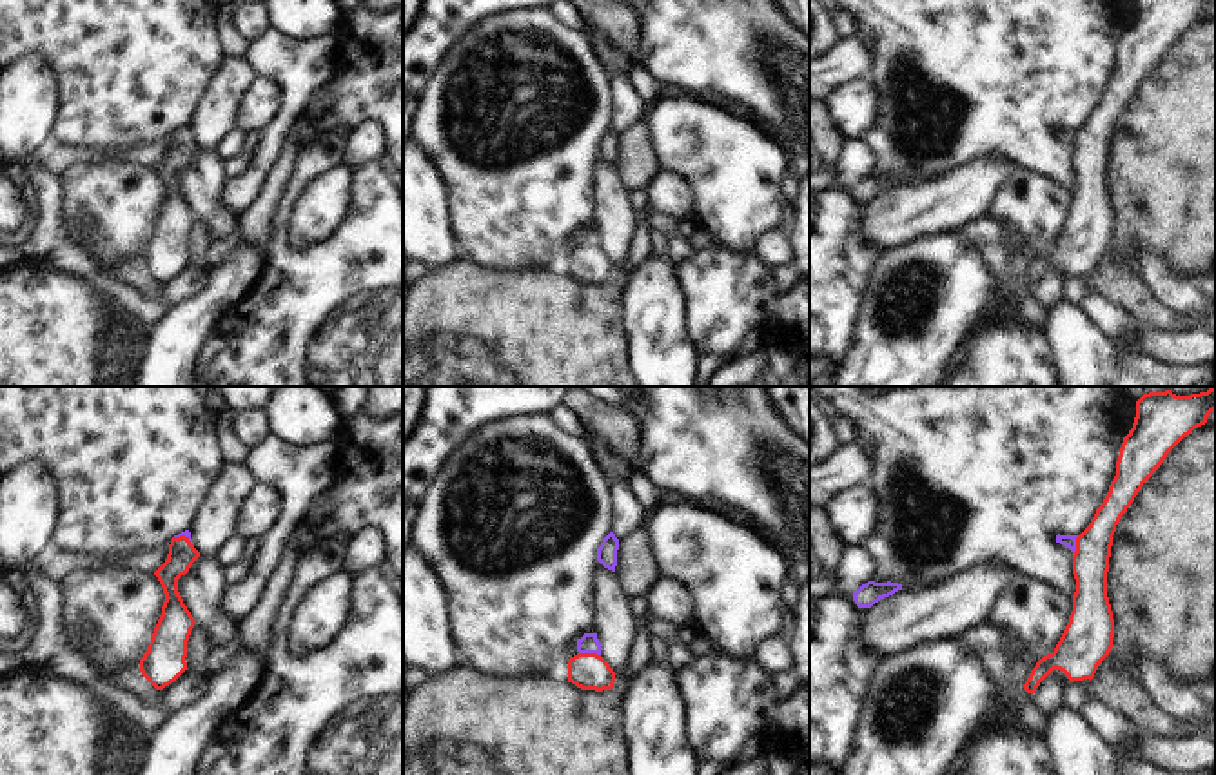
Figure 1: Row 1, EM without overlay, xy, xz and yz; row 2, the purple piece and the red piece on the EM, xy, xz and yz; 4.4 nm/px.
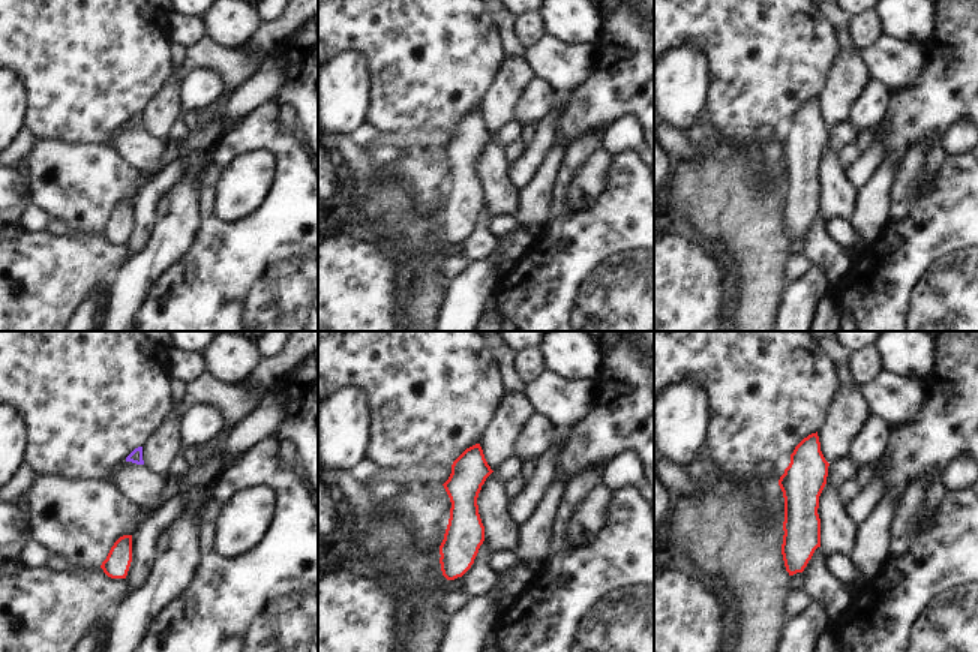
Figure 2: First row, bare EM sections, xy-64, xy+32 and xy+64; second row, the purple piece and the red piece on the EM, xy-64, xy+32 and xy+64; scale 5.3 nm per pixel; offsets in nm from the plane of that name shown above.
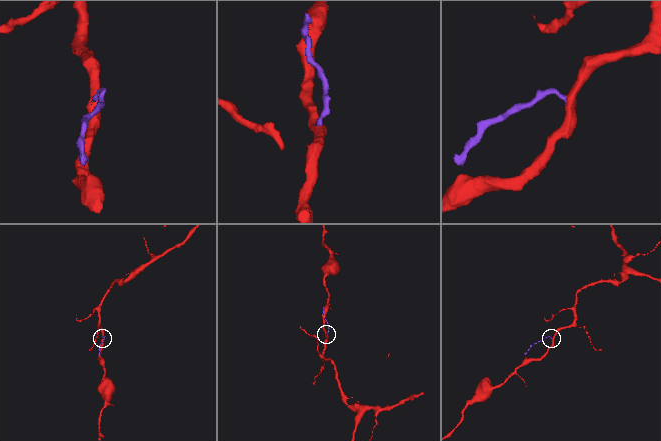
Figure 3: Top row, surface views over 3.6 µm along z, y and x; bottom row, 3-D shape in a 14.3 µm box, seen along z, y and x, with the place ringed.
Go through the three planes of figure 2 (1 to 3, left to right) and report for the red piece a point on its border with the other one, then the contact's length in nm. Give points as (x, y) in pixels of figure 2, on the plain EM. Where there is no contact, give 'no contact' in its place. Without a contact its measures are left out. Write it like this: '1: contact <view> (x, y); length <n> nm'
1: no contact
2: no contact
3: no contact

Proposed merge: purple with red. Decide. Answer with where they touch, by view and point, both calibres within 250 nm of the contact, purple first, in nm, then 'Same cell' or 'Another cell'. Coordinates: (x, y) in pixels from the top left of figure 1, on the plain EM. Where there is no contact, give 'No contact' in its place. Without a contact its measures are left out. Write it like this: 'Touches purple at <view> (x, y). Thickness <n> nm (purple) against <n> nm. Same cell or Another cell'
Touches purple at xz (590, 245). Thickness 90 nm (purple) against 160 nm. Same cell

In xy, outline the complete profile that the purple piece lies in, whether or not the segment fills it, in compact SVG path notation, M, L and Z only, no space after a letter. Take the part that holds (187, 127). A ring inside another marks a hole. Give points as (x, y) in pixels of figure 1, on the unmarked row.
M185 123L171 132L167 152L154 165L165 194L147 245L140 252L140 265L156 283L163 283L187 263L187 234L196 214L183 198L178 172L198 151L191 125Z

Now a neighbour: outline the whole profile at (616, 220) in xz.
M599 154L592 178L601 250L615 265L613 283L621 283L624 276L617 270L617 265L626 254L632 231L637 225L637 212L628 205L630 191L623 187L615 165L604 162Z

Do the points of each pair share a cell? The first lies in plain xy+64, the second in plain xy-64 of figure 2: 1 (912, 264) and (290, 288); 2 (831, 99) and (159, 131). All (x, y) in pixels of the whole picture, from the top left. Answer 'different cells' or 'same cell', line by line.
1: same cell
2: same cell

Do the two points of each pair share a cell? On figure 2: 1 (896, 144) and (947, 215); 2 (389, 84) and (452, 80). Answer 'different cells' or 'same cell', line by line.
1: different cells
2: same cell

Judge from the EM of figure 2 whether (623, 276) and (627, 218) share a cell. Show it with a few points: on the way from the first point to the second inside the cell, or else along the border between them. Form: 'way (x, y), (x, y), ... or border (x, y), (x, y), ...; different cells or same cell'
way (627, 261), (627, 233); same cell

